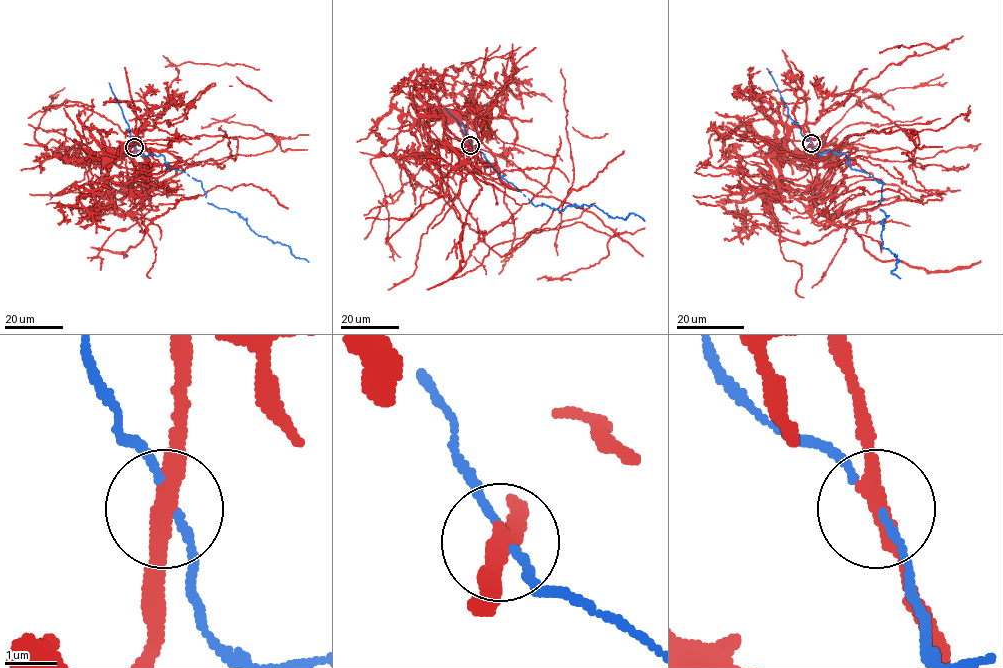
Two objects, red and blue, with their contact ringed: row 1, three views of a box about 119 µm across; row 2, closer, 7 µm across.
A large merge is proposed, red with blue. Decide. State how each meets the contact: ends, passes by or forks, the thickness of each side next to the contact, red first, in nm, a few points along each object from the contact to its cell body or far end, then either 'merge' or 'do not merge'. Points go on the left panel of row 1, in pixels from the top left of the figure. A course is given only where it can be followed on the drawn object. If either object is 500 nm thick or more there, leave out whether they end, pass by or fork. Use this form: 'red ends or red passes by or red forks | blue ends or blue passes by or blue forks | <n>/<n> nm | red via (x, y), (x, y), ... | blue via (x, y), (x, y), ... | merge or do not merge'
red passes by | blue passes by | 320/100 nm | red via (135, 147), (135, 181), (125, 192), (91, 161), (148, 140), (282, 138), (256, 155), (138, 169), (114, 164) | blue via (135, 147), (141, 155), (161, 155), (169, 168), (201, 182), (207, 203), (238, 213), (257, 234), (308, 262) | do not merge

